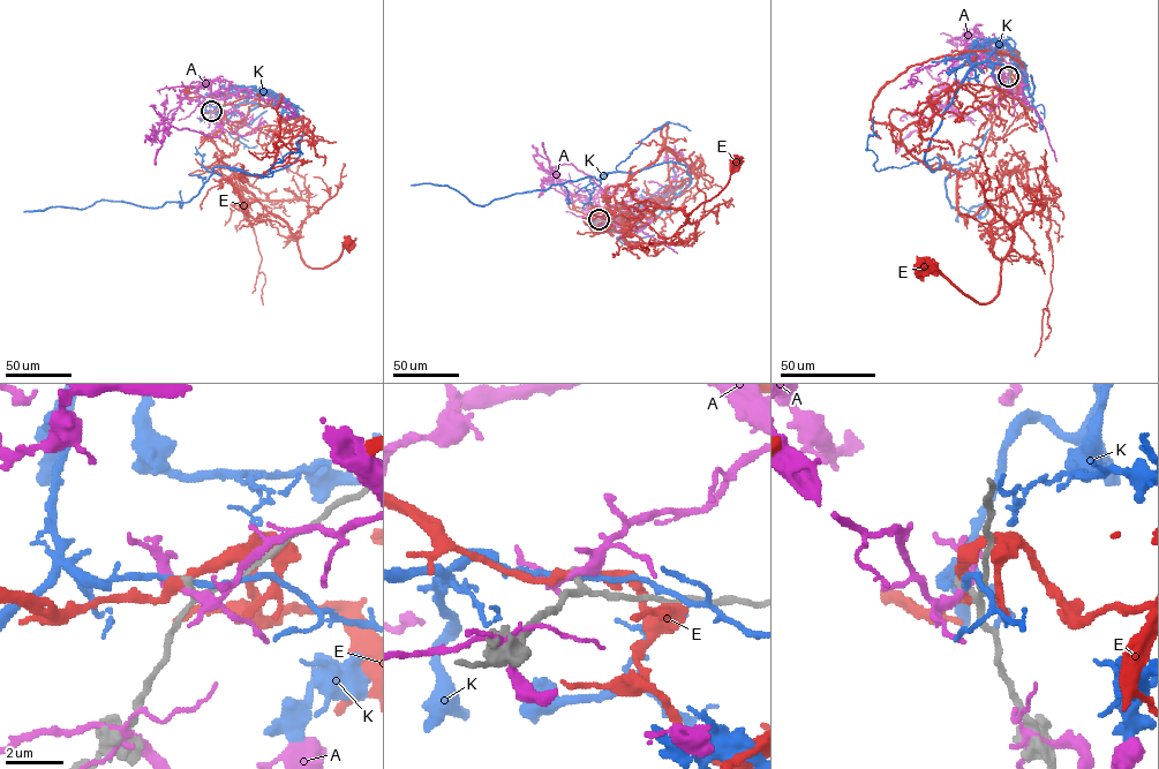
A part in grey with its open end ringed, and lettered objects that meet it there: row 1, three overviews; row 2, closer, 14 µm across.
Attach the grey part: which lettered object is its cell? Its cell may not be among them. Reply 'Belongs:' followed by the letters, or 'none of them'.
Belongs: none of them

